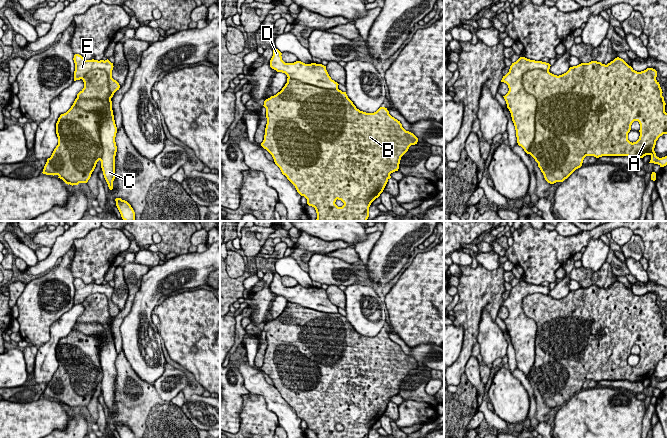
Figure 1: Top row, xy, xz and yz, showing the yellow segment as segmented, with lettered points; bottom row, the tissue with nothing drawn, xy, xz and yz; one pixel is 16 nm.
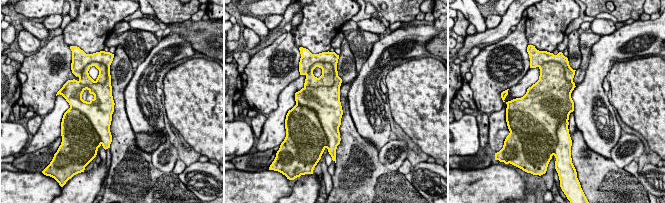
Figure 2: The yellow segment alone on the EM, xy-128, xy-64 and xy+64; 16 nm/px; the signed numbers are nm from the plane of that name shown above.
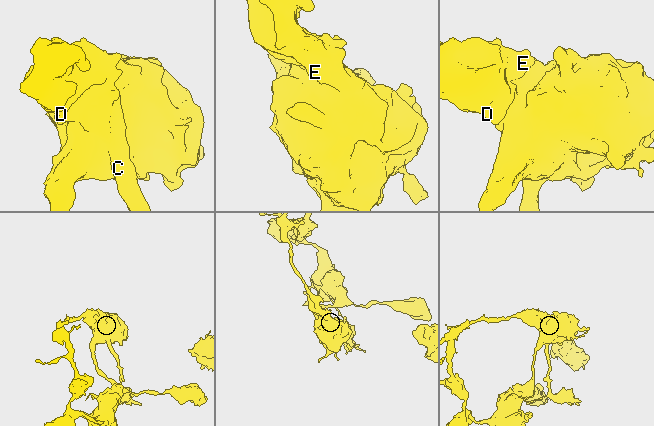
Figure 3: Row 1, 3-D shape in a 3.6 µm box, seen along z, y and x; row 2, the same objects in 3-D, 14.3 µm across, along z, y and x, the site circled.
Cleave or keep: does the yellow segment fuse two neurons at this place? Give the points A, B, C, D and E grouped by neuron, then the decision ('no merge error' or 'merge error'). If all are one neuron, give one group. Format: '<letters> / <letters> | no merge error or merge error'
A B / C D E | merge error

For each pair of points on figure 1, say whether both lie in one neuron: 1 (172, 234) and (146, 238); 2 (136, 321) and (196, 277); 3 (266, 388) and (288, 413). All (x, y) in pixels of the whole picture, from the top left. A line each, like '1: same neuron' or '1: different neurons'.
1: same neuron
2: same neuron
3: same neuron

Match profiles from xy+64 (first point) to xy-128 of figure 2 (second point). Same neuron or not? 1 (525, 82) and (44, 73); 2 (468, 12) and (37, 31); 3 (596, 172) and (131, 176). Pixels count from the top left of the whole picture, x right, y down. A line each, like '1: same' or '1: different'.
1: different
2: same
3: same

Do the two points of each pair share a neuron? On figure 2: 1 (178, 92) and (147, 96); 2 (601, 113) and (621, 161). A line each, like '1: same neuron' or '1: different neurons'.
1: different neurons
2: different neurons

